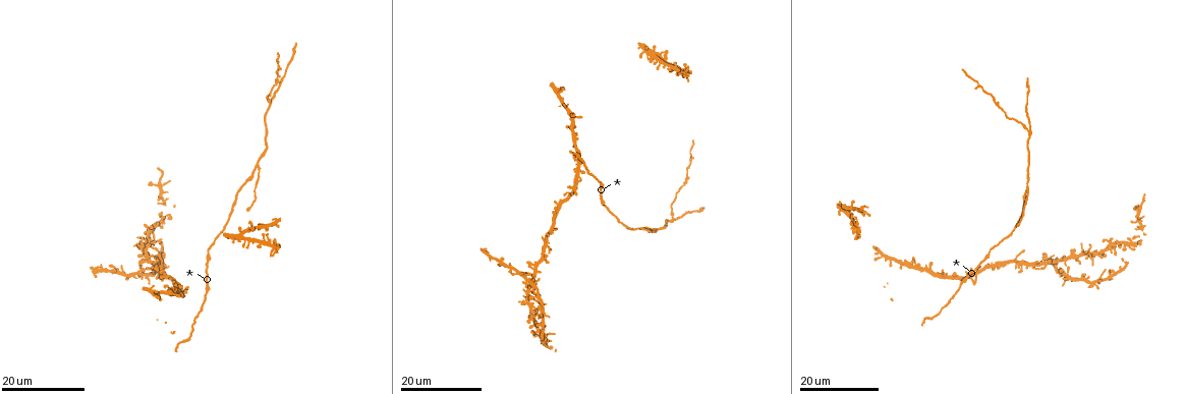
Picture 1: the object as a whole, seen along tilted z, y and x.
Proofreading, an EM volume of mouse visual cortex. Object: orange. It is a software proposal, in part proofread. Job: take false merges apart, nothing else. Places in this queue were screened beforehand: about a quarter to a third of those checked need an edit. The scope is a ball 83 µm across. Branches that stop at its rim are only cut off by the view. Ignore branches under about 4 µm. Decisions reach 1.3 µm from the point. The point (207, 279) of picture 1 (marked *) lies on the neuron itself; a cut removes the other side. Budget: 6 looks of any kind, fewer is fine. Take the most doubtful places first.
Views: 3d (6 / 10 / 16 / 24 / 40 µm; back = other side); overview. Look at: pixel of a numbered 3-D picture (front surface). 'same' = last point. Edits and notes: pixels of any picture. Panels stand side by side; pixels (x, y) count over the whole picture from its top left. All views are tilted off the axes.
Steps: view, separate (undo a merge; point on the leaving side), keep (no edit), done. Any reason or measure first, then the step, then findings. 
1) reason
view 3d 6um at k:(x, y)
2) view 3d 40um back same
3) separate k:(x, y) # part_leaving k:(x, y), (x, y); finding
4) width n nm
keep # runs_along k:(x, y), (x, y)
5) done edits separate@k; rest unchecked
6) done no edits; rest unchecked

a fork
view 3d 16um at 1:(1031, 131)

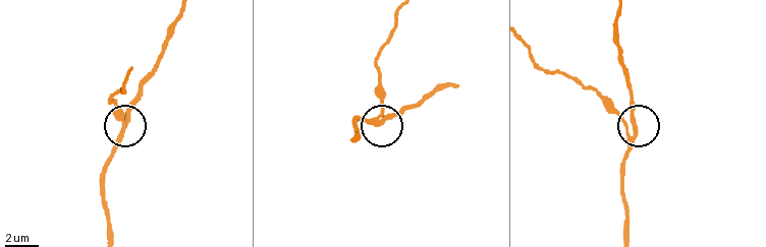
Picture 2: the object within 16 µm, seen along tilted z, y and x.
zoom in
view 3d 10um at 2:(383, 114)

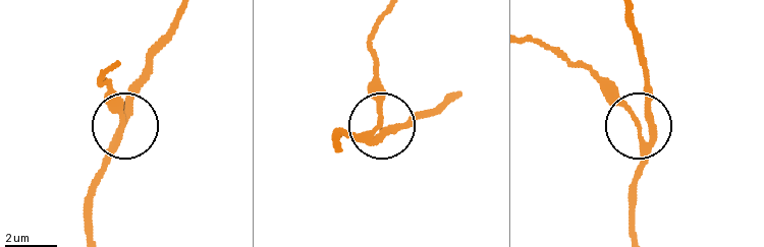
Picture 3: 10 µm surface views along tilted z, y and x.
width 230 nm
keep # runs_along 3:(92, 234), (90, 196), (128, 116), (144, 54); continuous, no second neuron

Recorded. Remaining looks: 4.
branch point
view 3d 24um at 1:(1029, 188)

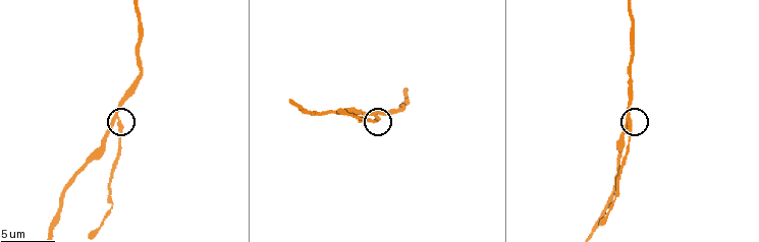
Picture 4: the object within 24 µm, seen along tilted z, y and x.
view 3d 10um at 4:(119, 122)

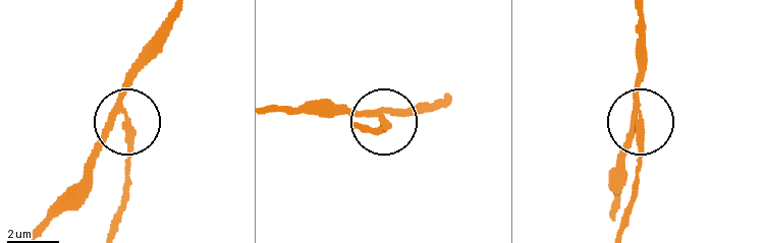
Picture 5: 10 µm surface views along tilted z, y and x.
arms 3
separate 5:(128, 144) # part_leaving 5:(120, 110), (127, 138), (126, 197), (117, 232); two neurons meet here

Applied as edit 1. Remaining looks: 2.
done edits separate@5; rest unchecked

